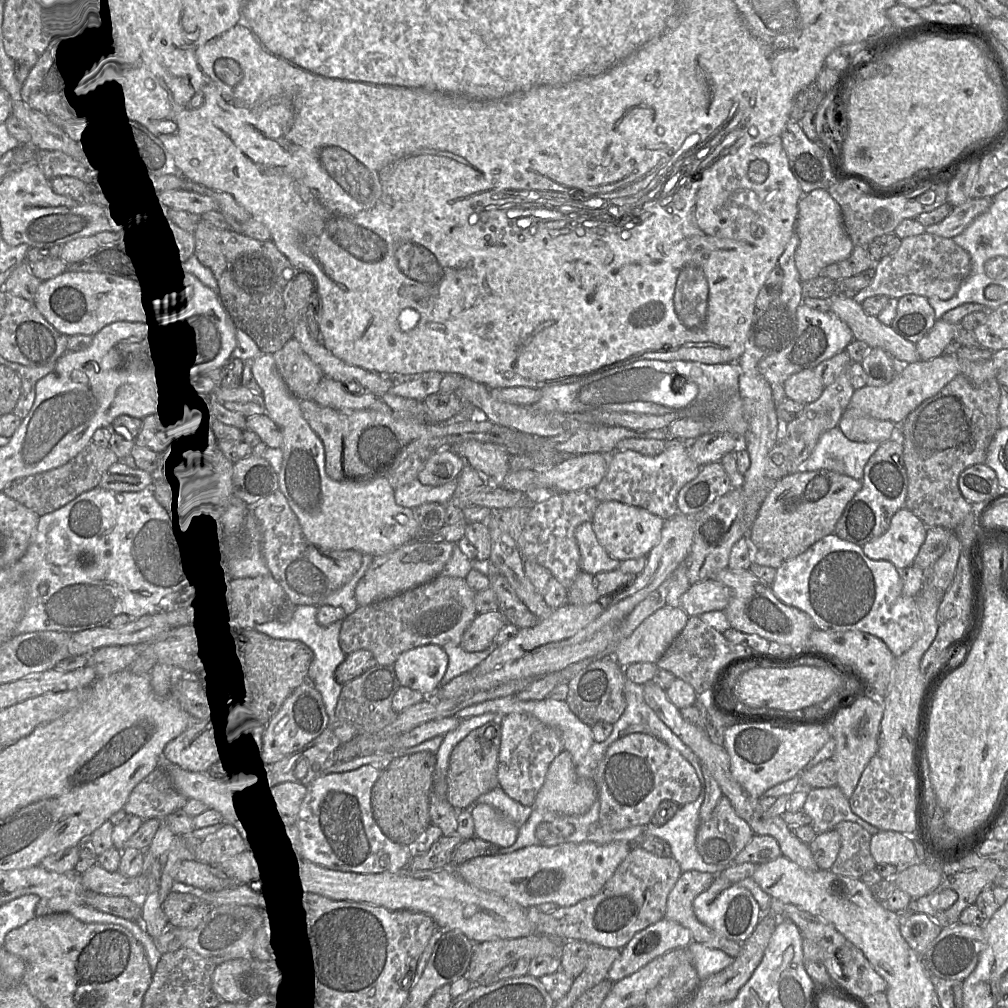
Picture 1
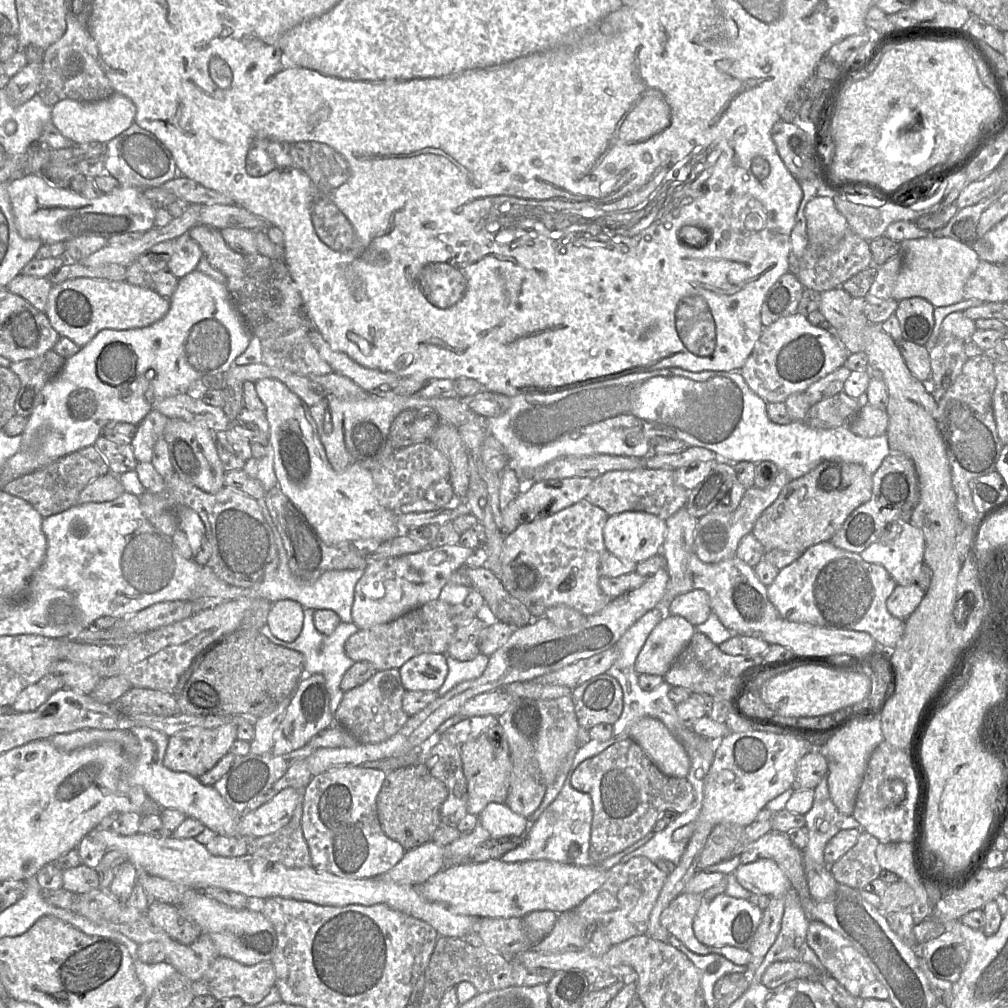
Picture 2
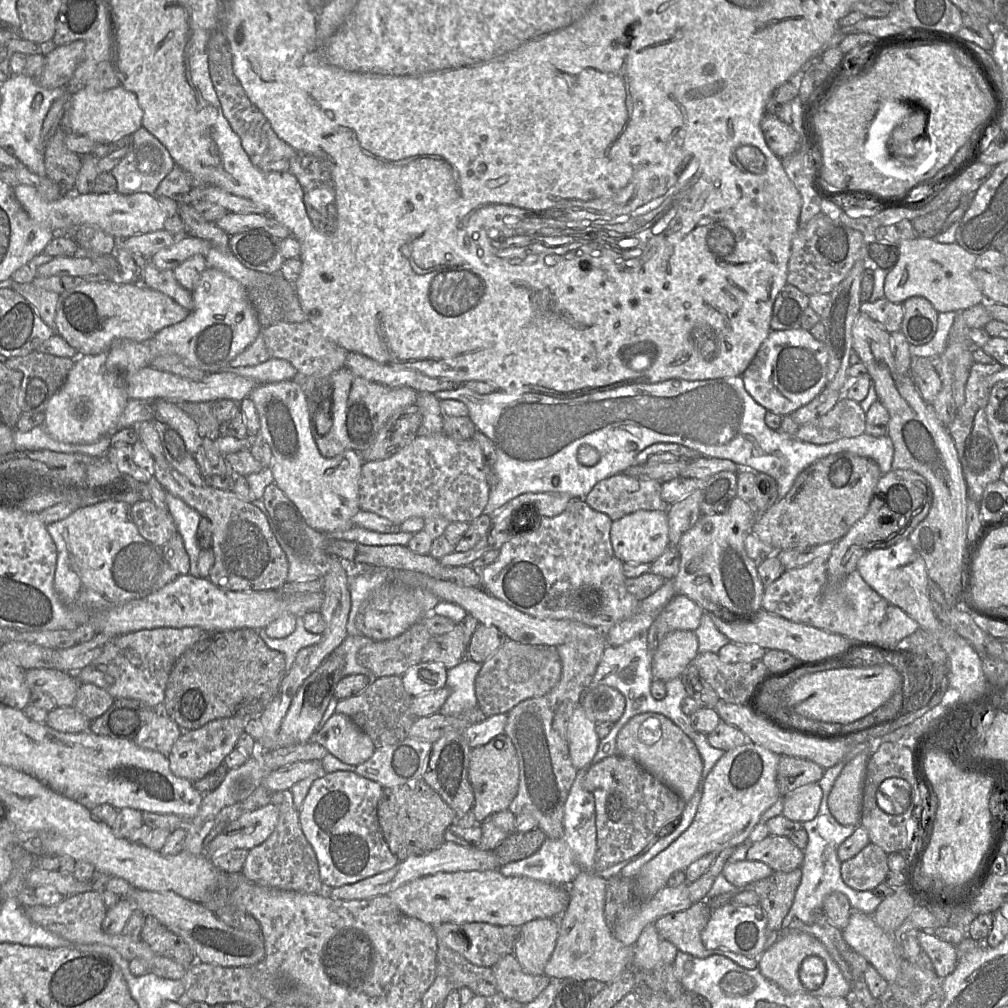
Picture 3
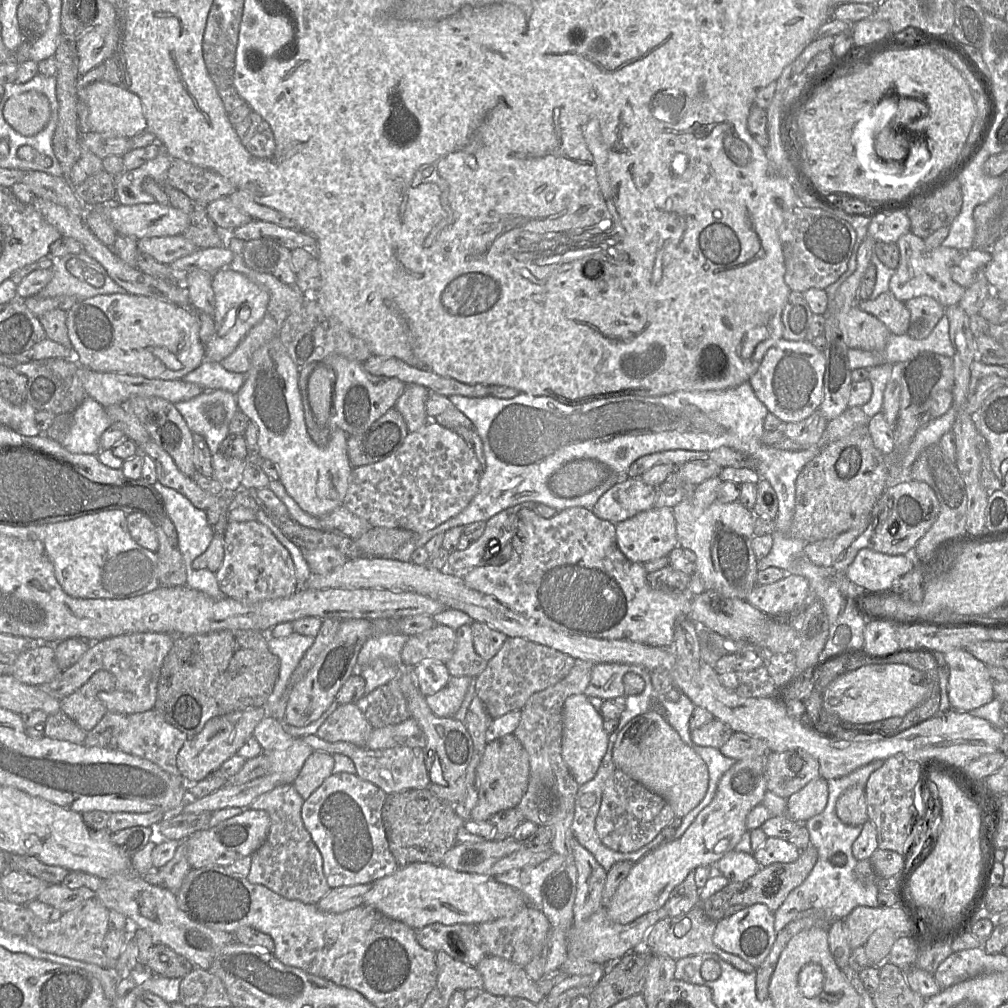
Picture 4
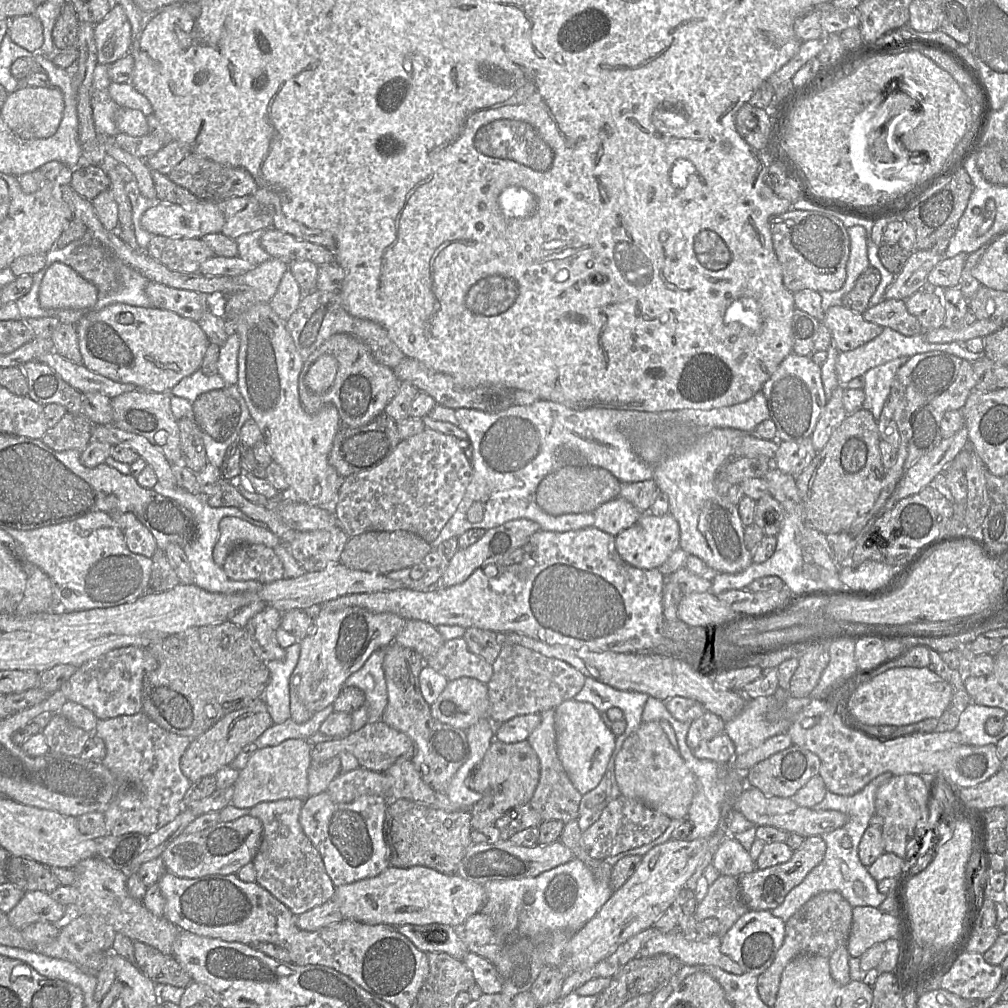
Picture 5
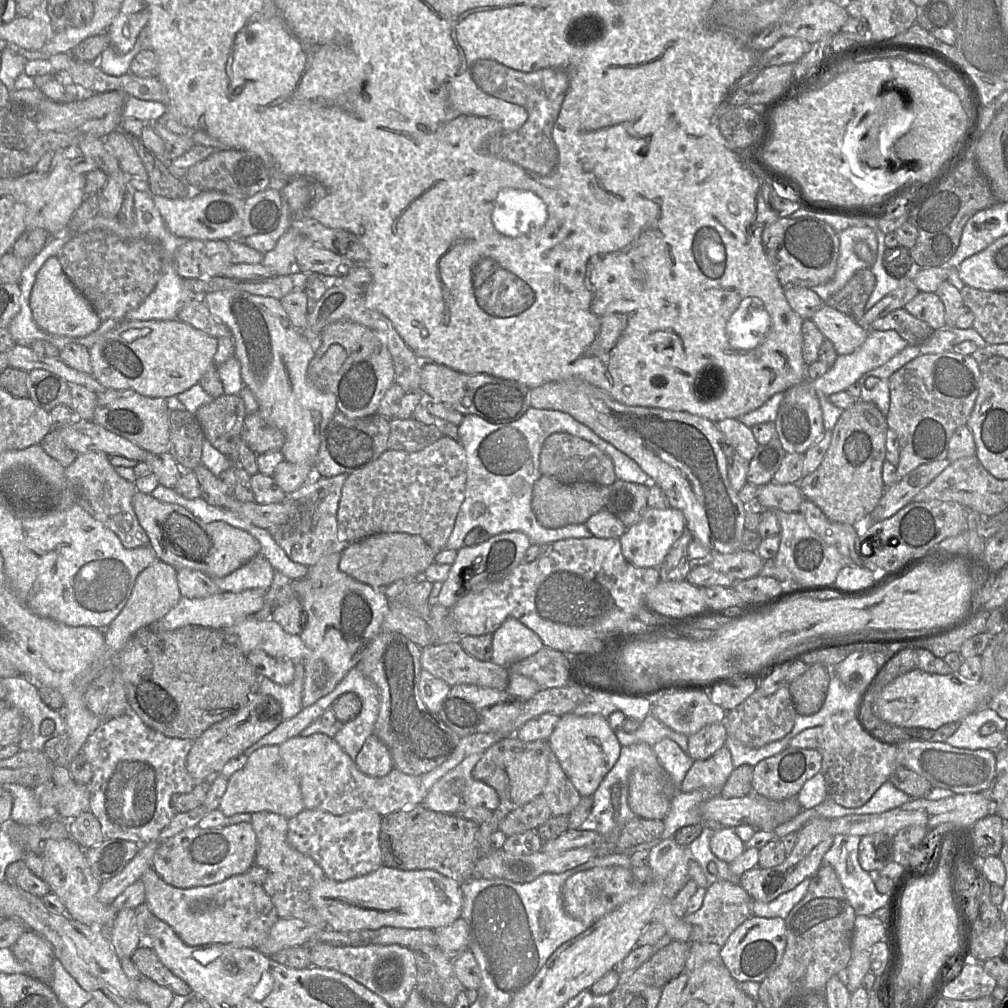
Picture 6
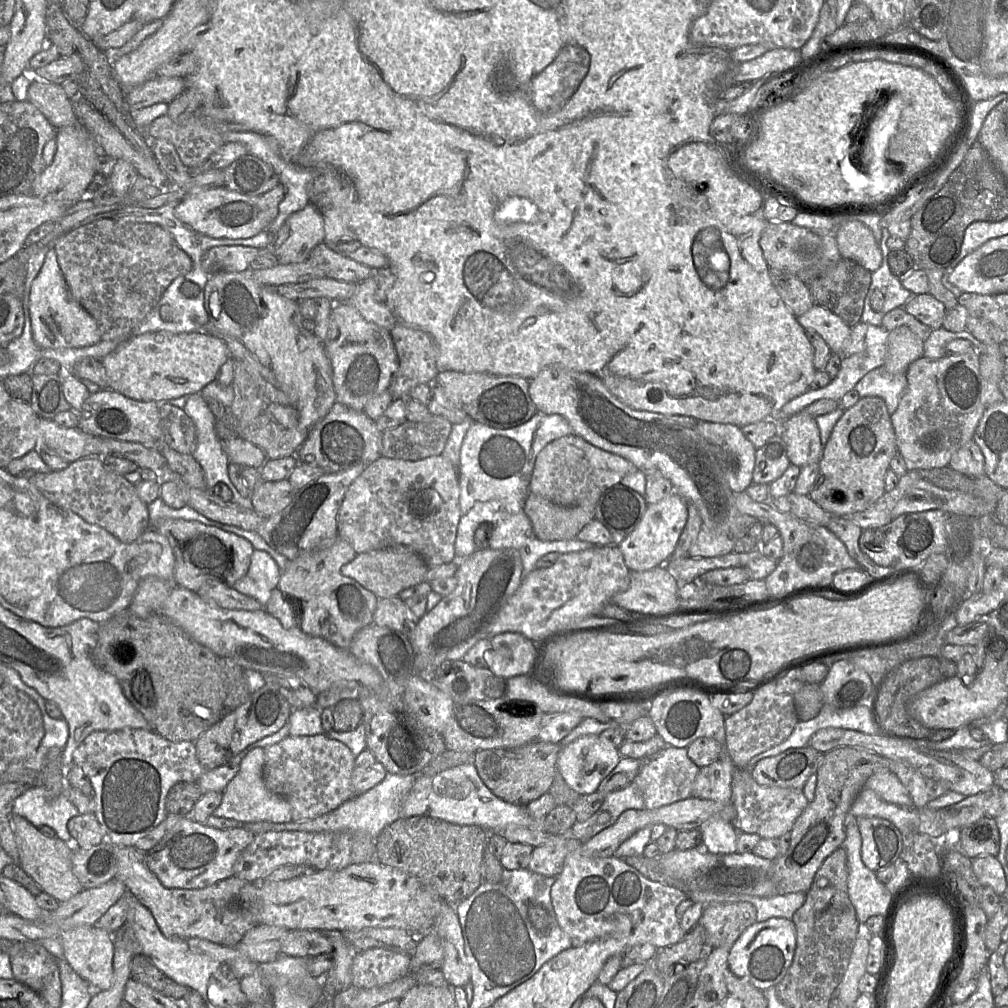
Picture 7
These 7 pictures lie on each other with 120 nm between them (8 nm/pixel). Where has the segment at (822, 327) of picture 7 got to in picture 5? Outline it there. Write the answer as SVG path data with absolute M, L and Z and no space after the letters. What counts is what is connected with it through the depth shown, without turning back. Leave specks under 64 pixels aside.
M837 305L825 311L821 323L829 329L839 352L854 350L879 336L883 327L866 321L862 314Z

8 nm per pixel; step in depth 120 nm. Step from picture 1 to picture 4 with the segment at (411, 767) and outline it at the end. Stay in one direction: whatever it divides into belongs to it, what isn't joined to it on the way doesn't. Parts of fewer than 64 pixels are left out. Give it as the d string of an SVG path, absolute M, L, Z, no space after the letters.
M413 789L388 794L382 807L382 821L391 854L398 867L411 863L440 864L443 856L457 842L457 832L465 823L454 811L453 805L437 798L429 789Z

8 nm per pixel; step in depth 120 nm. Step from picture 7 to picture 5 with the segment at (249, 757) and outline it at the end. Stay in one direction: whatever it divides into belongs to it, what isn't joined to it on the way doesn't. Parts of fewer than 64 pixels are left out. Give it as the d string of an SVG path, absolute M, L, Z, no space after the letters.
M287 739L276 746L257 749L240 770L234 783L231 805L237 808L252 808L260 802L308 796L308 769L311 766L313 744L306 739Z

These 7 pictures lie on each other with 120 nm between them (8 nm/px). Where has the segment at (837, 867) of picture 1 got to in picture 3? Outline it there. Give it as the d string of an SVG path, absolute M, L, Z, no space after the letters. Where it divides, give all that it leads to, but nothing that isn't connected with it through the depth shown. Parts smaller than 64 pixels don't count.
M871 842L855 856L843 861L840 868L843 882L860 891L872 891L883 883L888 870L887 854Z

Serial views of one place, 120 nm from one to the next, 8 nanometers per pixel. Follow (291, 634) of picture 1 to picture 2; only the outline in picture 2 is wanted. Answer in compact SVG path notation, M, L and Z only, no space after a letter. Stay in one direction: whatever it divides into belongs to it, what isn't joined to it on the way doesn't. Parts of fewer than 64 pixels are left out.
M311 608L303 609L303 627L299 636L292 642L285 642L276 638L272 634L268 625L263 626L259 630L261 634L263 634L274 644L300 652L304 656L304 675L322 674L324 676L326 688L329 694L330 710L334 714L344 695L344 692L340 688L343 675L355 663L346 655L345 643L347 639L359 629L353 622L341 622L332 634L322 634L314 625L314 612L315 610Z

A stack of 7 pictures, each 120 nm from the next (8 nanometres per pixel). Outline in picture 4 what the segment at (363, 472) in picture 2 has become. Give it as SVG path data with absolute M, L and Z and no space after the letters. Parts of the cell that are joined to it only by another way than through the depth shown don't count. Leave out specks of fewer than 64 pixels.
M278 336L259 347L252 356L243 386L236 394L238 408L258 428L257 454L278 466L279 481L287 493L308 514L320 518L342 506L346 496L349 477L353 470L347 452L348 435L341 429L331 433L325 447L318 446L310 437L304 418L301 393L299 390L299 366L294 363Z

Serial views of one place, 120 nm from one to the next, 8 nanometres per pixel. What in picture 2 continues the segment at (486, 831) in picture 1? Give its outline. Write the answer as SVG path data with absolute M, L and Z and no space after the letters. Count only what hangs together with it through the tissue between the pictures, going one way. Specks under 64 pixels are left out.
M489 803L478 815L478 822L489 832L491 839L524 836L529 828L529 820L519 814L514 813L505 803Z

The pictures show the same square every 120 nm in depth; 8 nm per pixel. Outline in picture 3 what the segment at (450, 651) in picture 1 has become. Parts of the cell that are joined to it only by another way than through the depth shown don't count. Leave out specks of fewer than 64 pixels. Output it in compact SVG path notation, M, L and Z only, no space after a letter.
M465 658L447 671L446 687L450 694L439 710L444 715L457 715L477 707L475 679L482 663Z

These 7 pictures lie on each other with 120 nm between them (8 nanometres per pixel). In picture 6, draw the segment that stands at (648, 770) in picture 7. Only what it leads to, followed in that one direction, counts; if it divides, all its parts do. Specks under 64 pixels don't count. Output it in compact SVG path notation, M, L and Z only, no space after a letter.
M665 738L653 746L653 750L665 771L669 774L677 793L692 767L694 760L687 755L673 740Z

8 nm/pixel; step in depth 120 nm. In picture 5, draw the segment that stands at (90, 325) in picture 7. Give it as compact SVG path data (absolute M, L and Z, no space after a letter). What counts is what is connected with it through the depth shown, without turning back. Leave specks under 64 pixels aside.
M55 262L46 270L39 289L39 302L42 308L54 311L91 311L97 301L97 288L68 265Z

